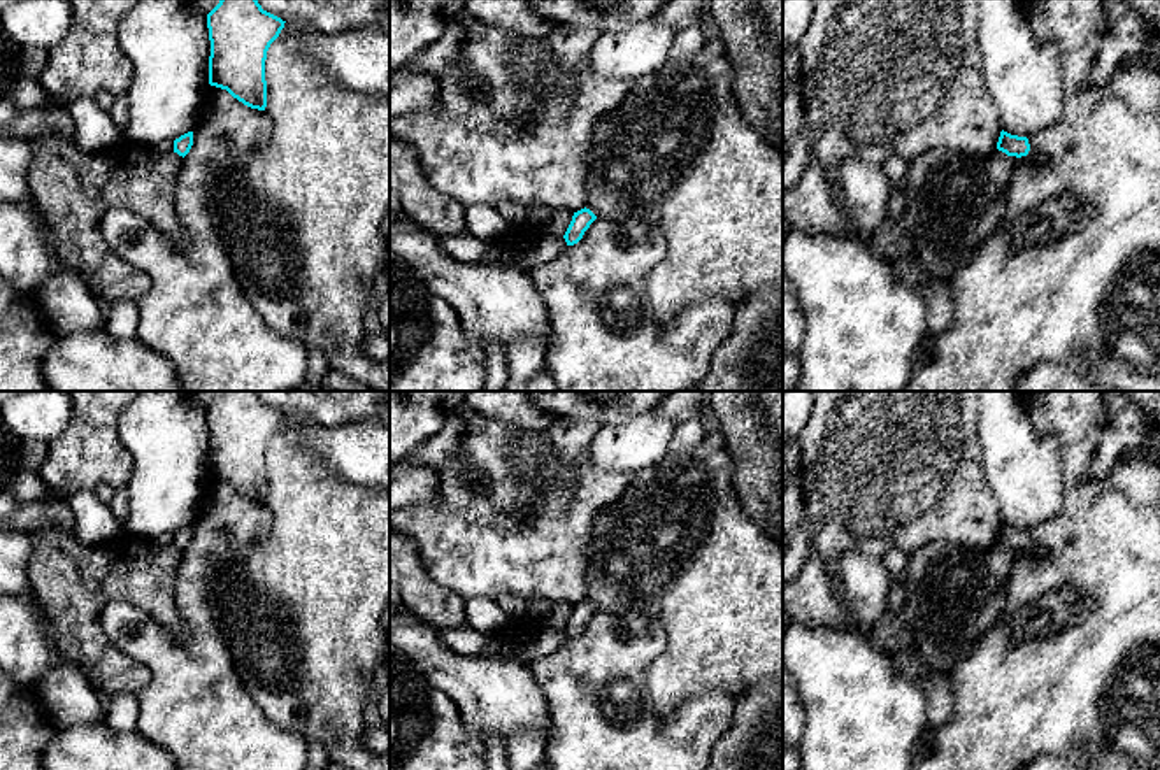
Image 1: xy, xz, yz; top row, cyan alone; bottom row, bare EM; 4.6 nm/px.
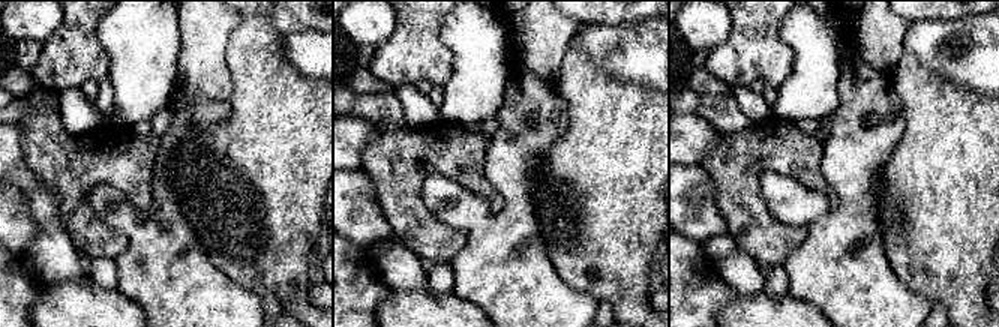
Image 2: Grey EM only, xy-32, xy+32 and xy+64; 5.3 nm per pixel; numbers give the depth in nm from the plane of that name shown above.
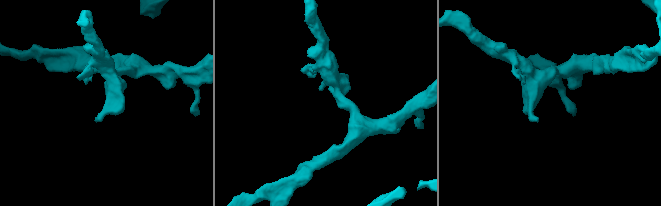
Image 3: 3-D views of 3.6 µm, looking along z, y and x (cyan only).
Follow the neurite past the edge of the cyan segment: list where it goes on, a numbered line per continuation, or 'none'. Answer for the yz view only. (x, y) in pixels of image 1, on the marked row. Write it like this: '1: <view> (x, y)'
none

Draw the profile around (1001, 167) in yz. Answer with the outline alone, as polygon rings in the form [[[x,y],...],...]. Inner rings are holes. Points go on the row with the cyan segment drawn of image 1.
[[[995,151],[988,158],[988,179],[995,182],[1004,193],[1009,189],[1011,175],[1016,167],[1016,156],[1007,156],[1002,151]]]

